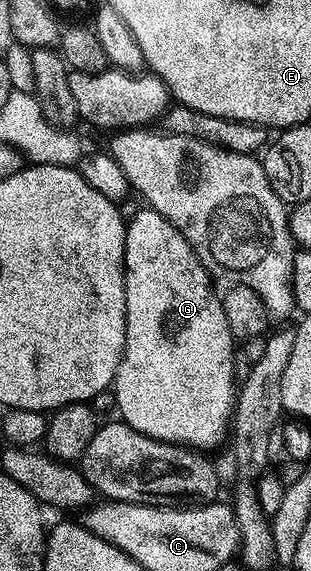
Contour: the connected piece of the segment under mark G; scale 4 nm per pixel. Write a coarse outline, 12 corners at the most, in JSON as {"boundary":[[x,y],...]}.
{"boundary":[[142,207],[125,229],[120,419],[226,443],[235,341],[208,270]]}

